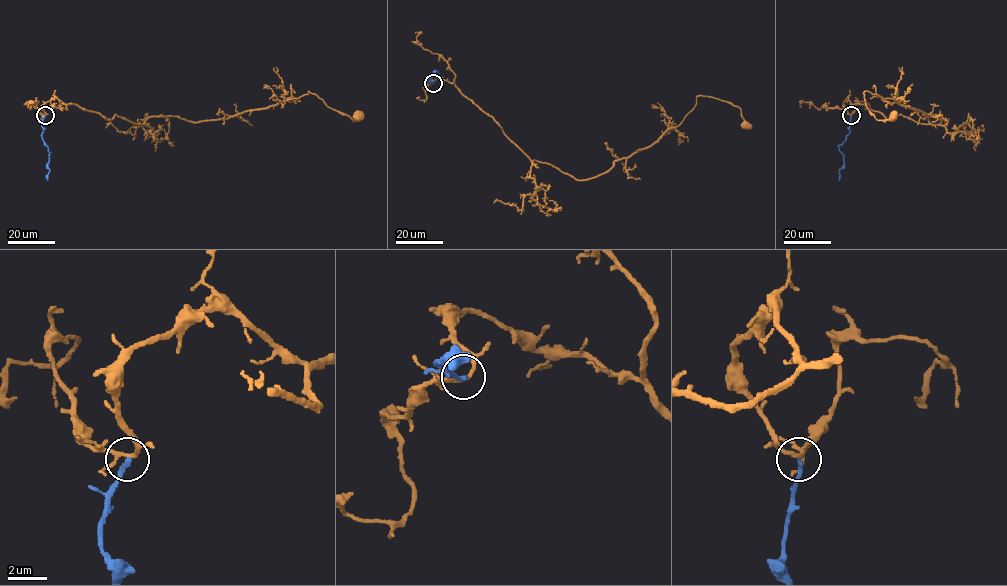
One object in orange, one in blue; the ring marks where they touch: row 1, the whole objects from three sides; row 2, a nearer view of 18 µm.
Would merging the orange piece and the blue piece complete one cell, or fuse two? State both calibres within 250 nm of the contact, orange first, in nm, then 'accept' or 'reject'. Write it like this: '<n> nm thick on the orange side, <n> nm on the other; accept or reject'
160 nm thick on the orange side, 180 nm on the other; reject

